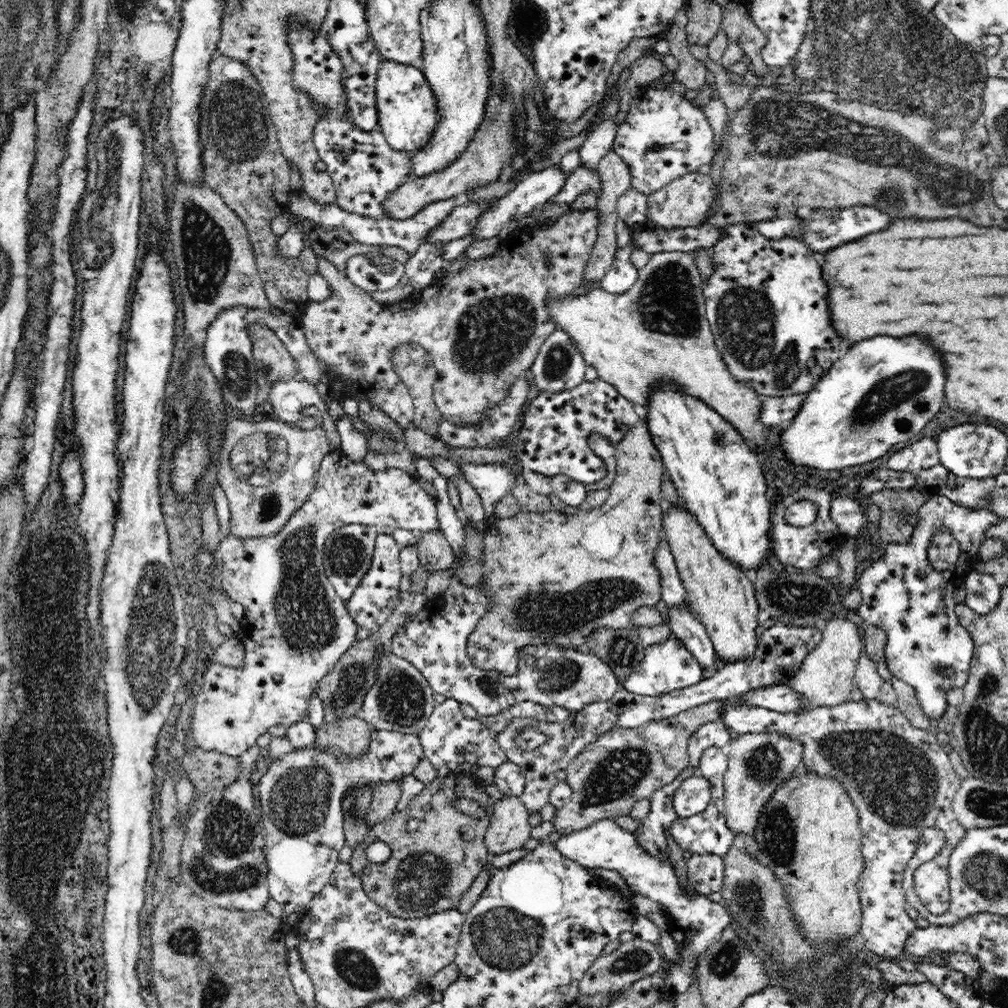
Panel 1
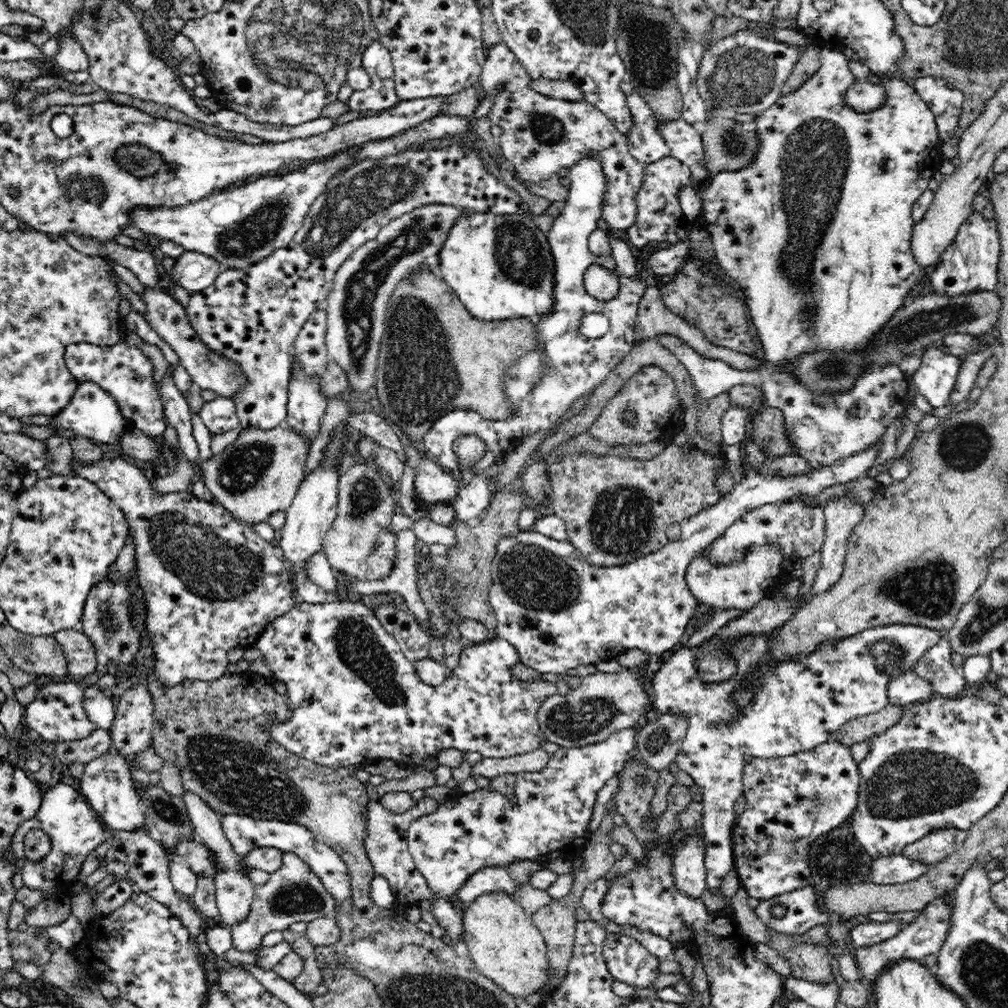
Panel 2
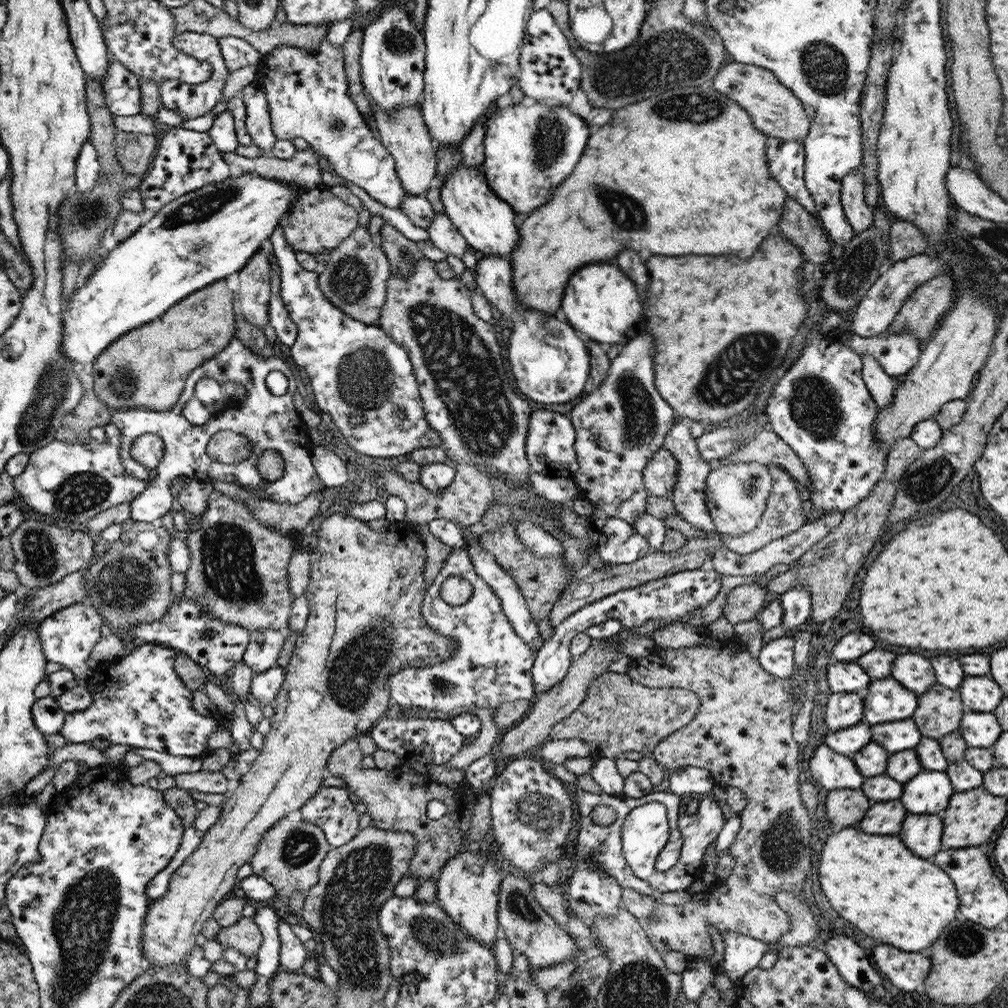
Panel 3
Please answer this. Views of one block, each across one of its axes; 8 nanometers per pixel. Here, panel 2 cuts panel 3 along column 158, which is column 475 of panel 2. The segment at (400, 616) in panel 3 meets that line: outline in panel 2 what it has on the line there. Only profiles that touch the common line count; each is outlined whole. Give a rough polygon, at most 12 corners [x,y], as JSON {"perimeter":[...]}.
{"perimeter":[[501,892],[463,918],[479,973],[513,998],[547,990],[547,946]]}

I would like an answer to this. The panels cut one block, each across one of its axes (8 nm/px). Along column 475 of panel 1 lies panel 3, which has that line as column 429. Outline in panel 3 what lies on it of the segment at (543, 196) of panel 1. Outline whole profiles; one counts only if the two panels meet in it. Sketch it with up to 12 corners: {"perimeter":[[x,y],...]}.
{"perimeter":[[445,212],[426,230],[432,244],[462,258],[471,249]]}

